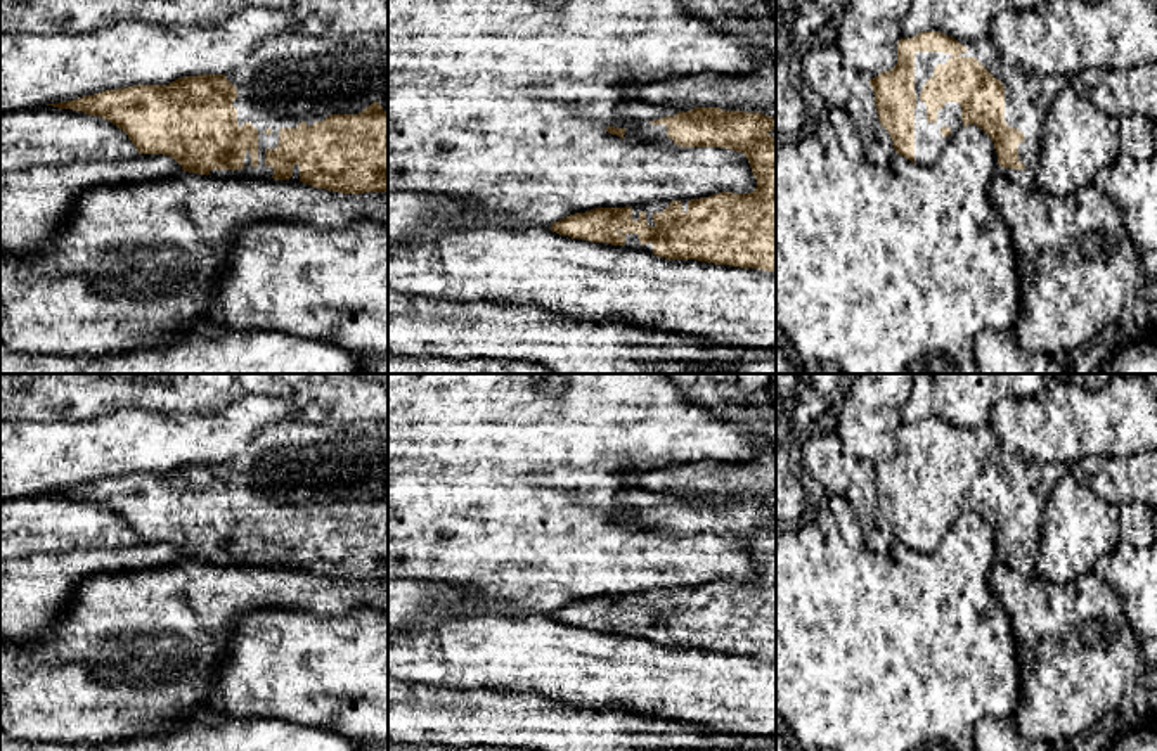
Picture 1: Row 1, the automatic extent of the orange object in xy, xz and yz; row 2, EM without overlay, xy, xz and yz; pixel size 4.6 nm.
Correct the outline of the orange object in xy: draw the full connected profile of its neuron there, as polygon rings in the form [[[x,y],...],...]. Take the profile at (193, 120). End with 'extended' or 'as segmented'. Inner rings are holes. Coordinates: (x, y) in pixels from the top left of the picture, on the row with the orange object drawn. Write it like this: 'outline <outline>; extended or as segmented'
outline [[[282,33],[263,40],[232,74],[185,76],[170,85],[133,85],[47,106],[104,118],[128,135],[139,154],[170,156],[189,173],[300,180],[341,194],[388,192],[388,33]]]; extended

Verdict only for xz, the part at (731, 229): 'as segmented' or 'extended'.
extended

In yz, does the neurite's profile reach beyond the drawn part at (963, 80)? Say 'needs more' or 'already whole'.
needs more

